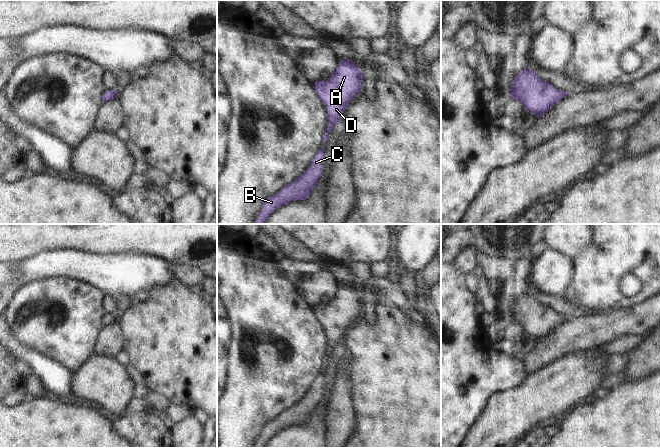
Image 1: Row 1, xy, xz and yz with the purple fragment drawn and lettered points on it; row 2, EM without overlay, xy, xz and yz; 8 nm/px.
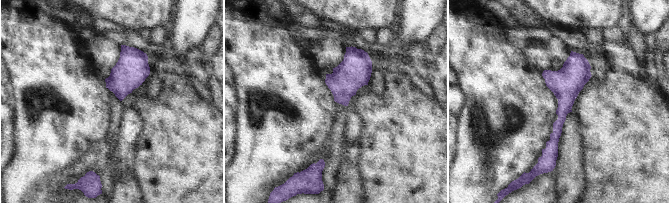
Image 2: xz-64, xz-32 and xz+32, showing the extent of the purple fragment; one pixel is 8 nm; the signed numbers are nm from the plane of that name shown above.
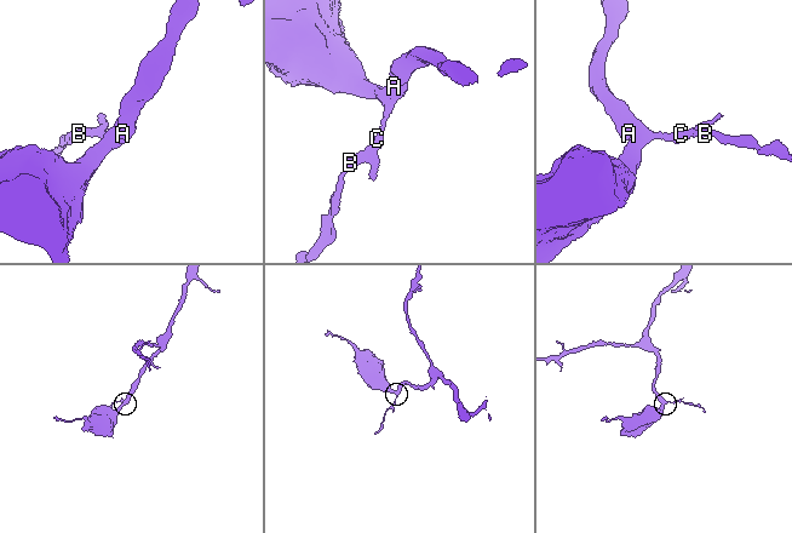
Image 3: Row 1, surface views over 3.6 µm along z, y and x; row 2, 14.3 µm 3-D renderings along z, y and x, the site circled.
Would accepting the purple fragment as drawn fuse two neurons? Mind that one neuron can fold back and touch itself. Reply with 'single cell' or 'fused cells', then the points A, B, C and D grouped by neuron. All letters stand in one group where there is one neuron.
single cell; groups A B C D

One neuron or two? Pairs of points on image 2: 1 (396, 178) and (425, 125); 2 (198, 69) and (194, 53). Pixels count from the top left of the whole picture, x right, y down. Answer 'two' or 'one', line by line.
1: one
2: one

